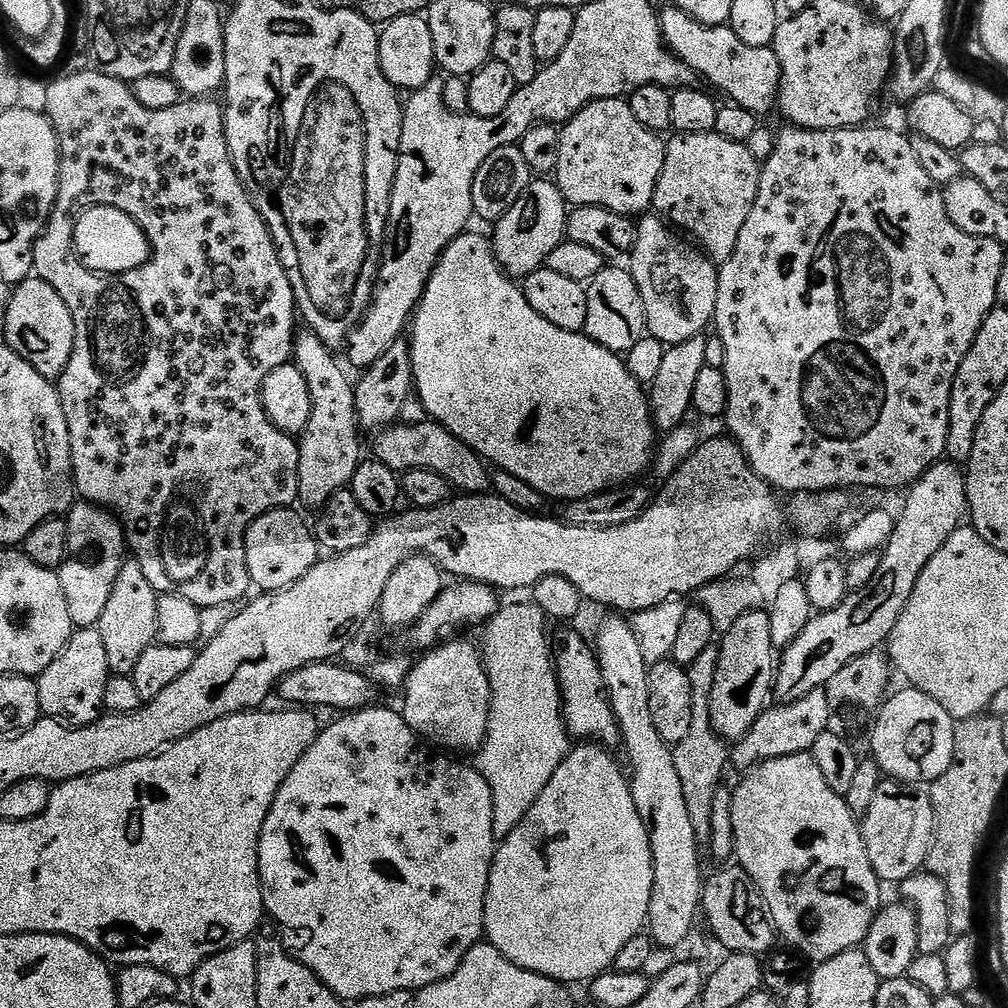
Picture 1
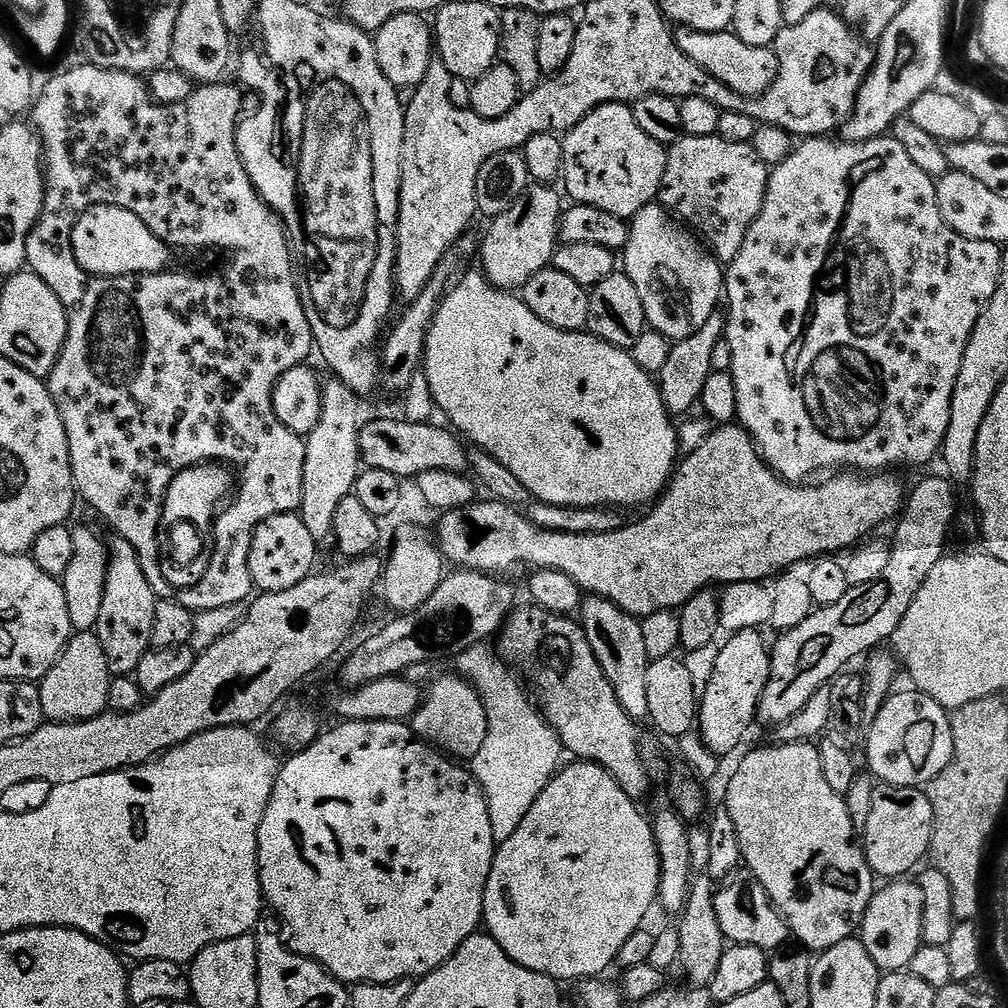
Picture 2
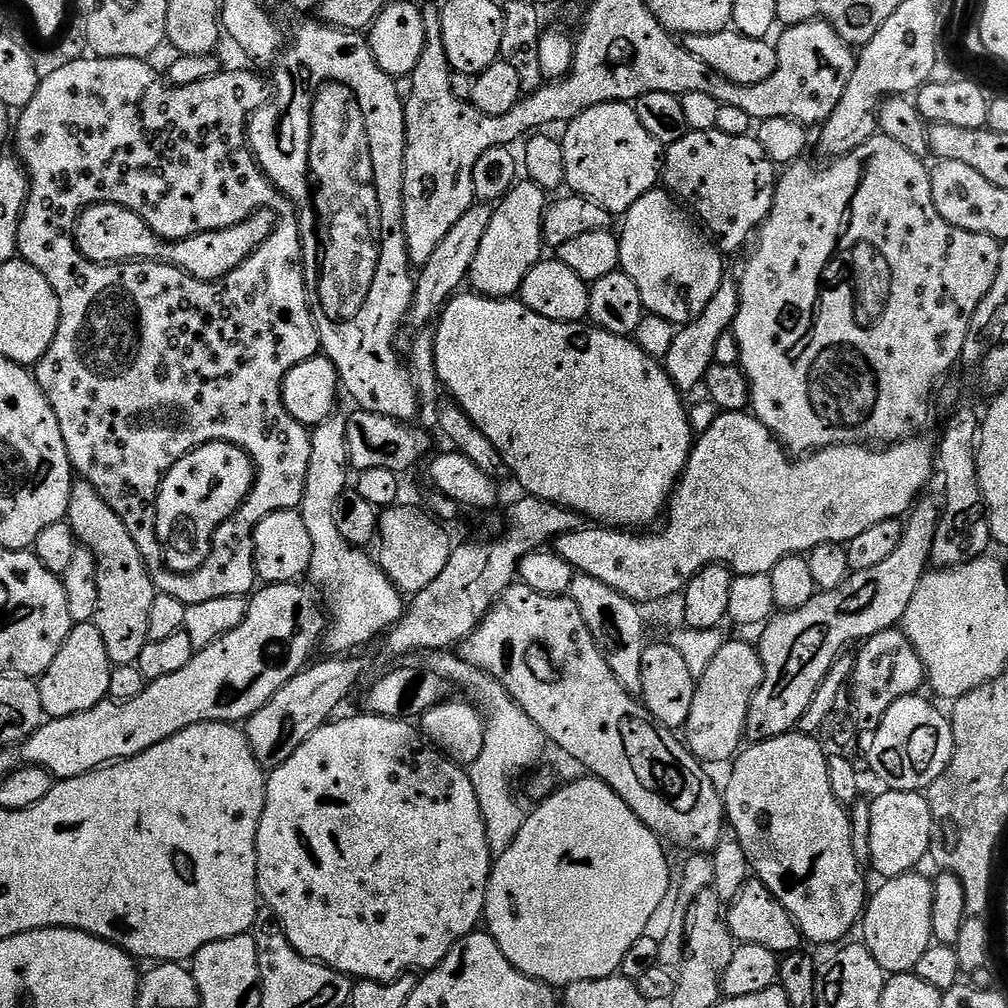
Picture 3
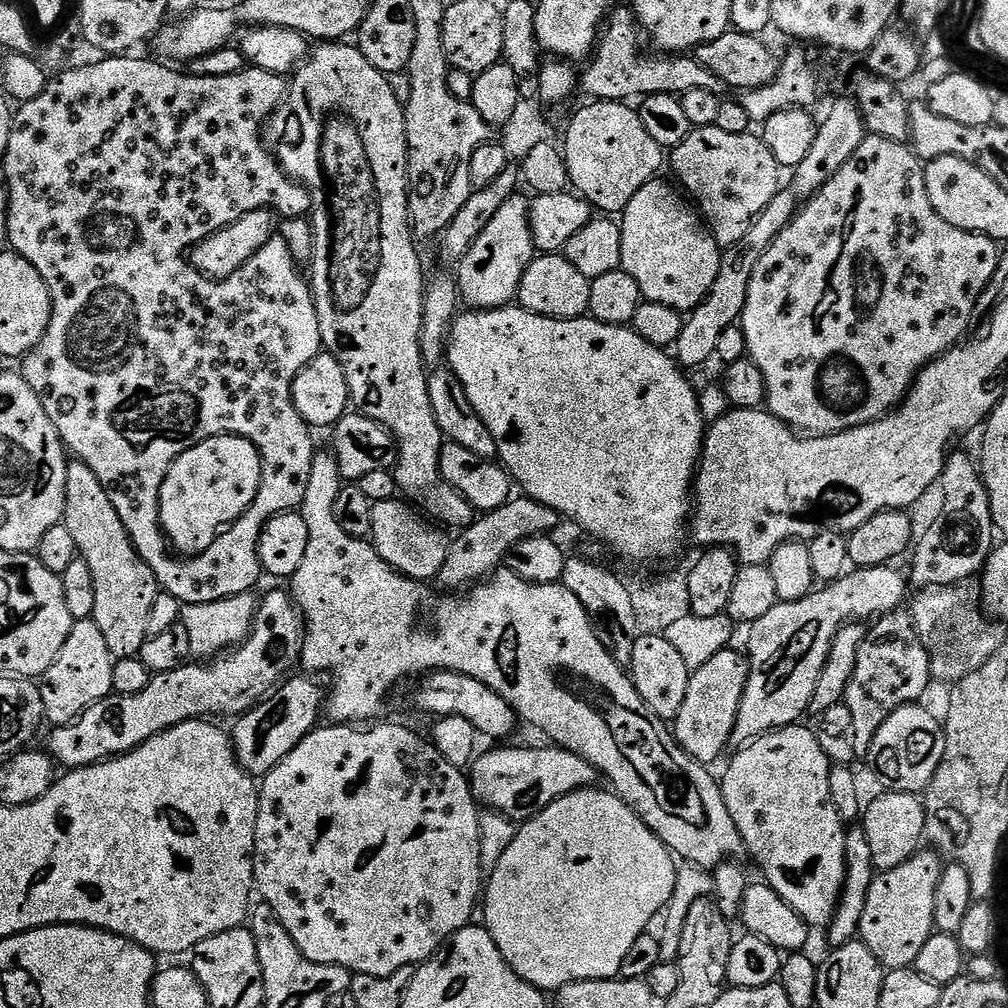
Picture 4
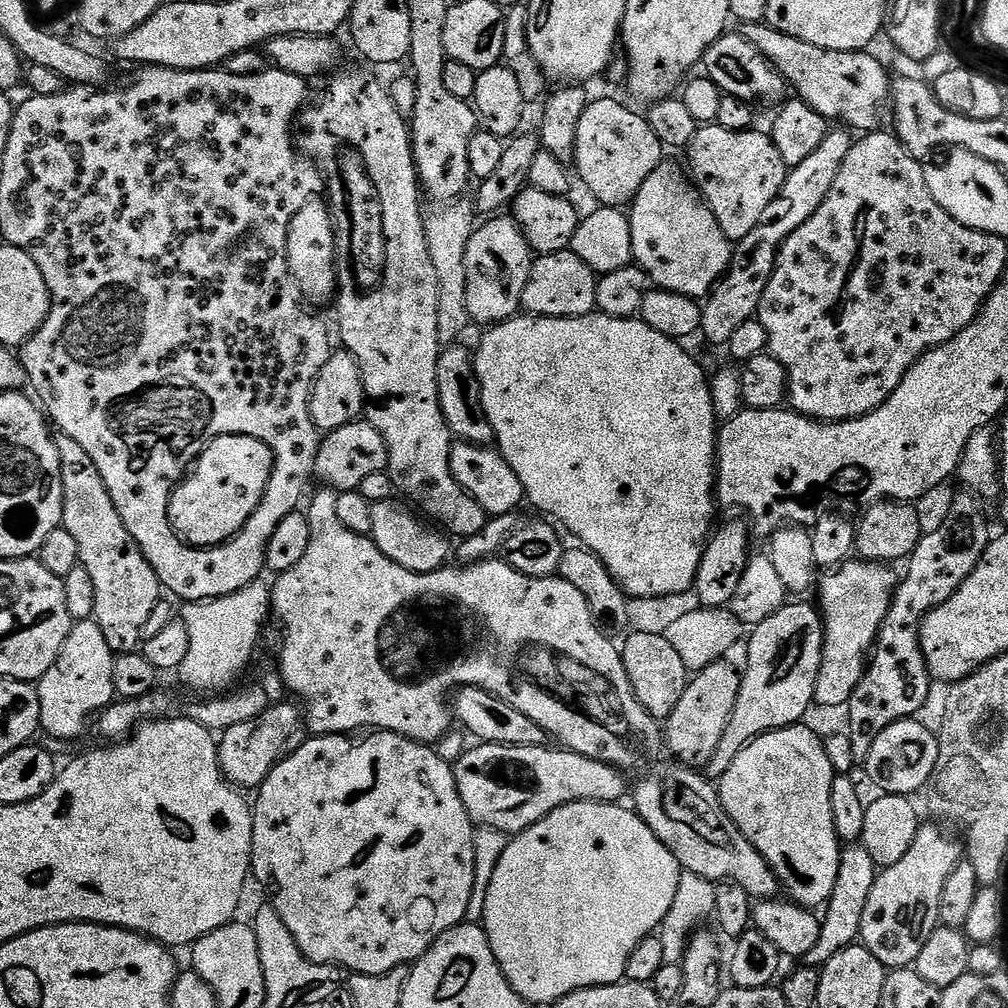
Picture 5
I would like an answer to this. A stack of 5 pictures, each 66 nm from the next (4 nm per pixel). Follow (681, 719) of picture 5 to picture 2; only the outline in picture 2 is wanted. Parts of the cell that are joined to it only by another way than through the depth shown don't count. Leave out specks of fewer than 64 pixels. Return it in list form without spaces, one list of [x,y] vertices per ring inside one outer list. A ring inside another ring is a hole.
[[[756,628],[733,631],[725,644],[719,645],[718,662],[714,674],[698,700],[698,734],[717,758],[725,758],[748,736],[748,731],[758,720],[760,699],[770,678],[769,645],[759,636]]]

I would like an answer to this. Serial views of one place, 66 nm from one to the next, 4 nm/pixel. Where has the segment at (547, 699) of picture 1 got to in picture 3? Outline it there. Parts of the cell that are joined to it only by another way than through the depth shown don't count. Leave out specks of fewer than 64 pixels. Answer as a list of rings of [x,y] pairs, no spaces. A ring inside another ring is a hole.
[[[441,650],[421,655],[418,666],[422,670],[430,670],[430,674],[438,674],[453,685],[462,684],[470,688],[477,696],[477,701],[484,700],[483,707],[492,714],[487,717],[484,730],[482,754],[467,769],[470,782],[474,786],[474,794],[478,794],[478,802],[482,810],[482,822],[486,822],[486,842],[490,846],[493,857],[500,856],[510,850],[510,842],[518,838],[518,830],[522,830],[526,808],[515,800],[516,788],[512,785],[512,772],[520,772],[523,768],[532,768],[544,756],[546,741],[542,730],[522,710],[514,697],[494,679],[489,672],[476,668],[465,661],[464,657],[452,650]]]

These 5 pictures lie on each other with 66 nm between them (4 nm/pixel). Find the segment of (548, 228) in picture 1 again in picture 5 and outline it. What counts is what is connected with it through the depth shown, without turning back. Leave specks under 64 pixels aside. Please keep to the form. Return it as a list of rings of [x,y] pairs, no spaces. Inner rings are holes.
[[[492,218],[477,227],[466,246],[465,268],[465,310],[472,322],[495,326],[511,320],[521,311],[520,299],[532,273],[534,253],[511,220]]]

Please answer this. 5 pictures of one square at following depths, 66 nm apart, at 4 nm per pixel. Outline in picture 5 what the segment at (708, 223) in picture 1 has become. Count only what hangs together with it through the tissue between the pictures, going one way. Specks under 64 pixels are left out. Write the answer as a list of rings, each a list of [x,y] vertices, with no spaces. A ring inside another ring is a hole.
[[[704,126],[692,139],[692,144],[686,153],[687,171],[701,200],[707,204],[725,240],[739,242],[757,228],[766,214],[766,208],[774,202],[774,198],[782,190],[786,169],[778,150],[767,135],[759,136],[756,130],[747,132],[727,132],[719,126]]]

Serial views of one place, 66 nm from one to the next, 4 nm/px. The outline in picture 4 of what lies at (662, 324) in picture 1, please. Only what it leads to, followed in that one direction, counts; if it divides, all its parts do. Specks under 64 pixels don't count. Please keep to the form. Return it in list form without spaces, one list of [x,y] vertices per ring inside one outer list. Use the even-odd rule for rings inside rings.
[[[657,178],[630,198],[619,221],[622,234],[620,268],[638,282],[645,301],[688,314],[708,297],[710,286],[714,286],[722,248],[713,240],[699,211],[673,188],[663,178]]]

